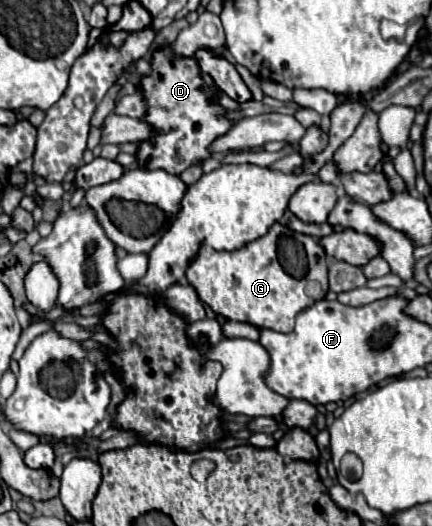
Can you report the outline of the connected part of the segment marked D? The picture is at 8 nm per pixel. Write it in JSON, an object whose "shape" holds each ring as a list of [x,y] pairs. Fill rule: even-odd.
{"shape":[[[170,49],[154,55],[152,75],[142,77],[142,91],[150,107],[144,119],[158,129],[154,141],[140,145],[138,157],[144,169],[164,169],[172,175],[180,175],[186,167],[206,159],[210,155],[208,145],[232,127],[232,123],[222,117],[224,109],[210,99],[210,89],[200,77],[198,63],[194,59],[176,59]]]}

